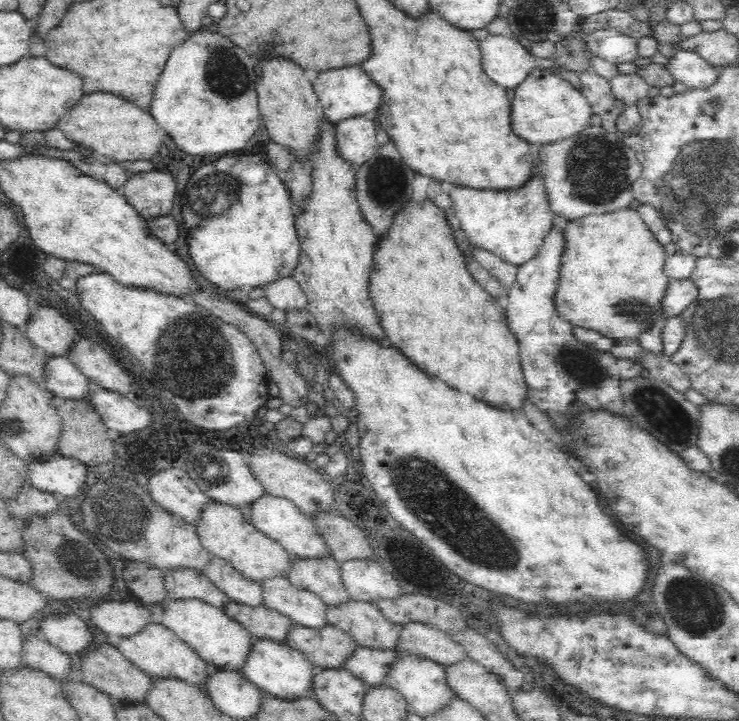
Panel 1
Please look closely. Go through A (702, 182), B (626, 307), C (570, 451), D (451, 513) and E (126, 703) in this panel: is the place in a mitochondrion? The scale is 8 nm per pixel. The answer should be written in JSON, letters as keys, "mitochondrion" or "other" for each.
{"A":"mitochondrion","B":"mitochondrion","C":"other","D":"mitochondrion","E":"other"}

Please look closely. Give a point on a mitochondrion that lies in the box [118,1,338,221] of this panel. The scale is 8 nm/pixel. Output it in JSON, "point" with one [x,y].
{"point":[226,77]}

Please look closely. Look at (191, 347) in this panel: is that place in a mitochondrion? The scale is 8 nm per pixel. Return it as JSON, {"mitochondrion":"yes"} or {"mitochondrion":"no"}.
{"mitochondrion":"yes"}

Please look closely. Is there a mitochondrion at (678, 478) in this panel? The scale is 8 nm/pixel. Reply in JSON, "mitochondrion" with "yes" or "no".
{"mitochondrion":"no"}

